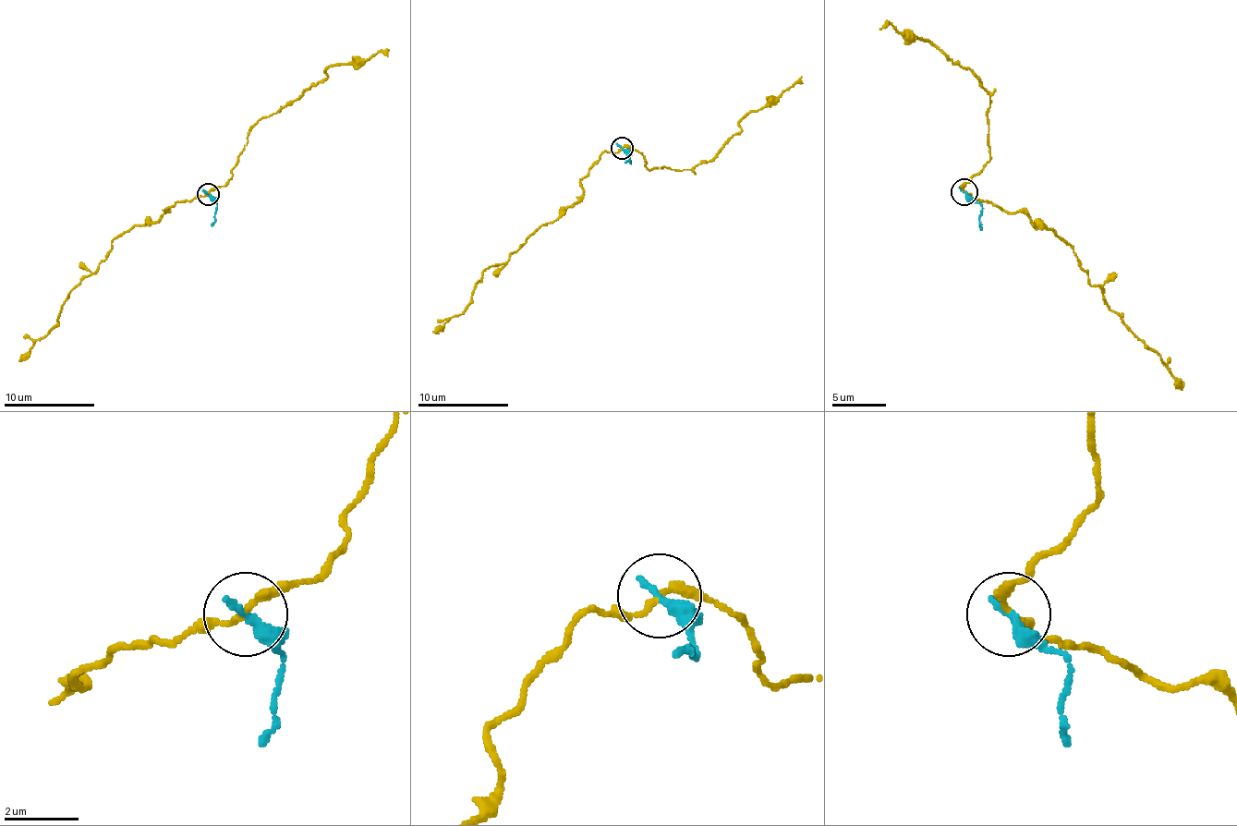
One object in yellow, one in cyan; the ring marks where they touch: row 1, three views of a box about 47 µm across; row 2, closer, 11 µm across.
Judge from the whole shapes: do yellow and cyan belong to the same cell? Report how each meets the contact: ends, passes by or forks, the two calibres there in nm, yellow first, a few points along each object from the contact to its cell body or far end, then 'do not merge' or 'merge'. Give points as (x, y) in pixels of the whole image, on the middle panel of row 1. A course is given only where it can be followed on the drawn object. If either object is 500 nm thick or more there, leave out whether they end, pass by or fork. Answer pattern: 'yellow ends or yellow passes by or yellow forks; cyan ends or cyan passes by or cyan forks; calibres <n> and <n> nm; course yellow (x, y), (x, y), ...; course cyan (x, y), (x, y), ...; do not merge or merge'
yellow passes by; cyan ends; calibres 180 and 340 nm; course yellow (621, 149), (600, 155), (580, 183), (580, 199), (527, 235), (505, 262), (491, 264), (471, 303), (432, 333); course cyan (621, 149), (630, 162), (625, 162); do not merge

